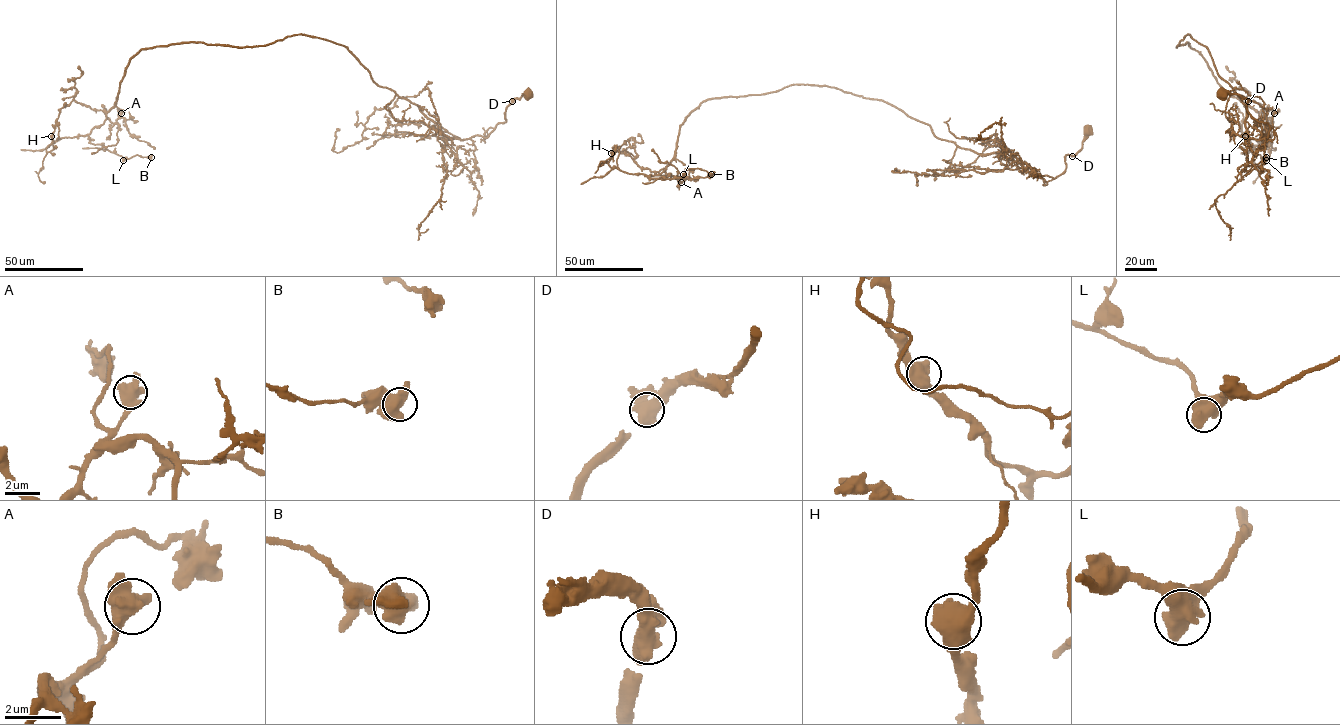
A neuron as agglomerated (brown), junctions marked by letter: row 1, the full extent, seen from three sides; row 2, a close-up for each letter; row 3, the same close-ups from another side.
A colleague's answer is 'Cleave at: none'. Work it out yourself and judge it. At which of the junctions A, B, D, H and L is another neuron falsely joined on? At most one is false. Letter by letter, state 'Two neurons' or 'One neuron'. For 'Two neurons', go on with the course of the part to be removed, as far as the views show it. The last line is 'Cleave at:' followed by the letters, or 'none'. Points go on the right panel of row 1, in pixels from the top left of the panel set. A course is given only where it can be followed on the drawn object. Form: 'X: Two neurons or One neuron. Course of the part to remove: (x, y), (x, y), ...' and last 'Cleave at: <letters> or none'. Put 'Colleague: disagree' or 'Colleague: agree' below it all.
A: One neuron
B: One neuron
D: One neuron
H: One neuron
L: One neuron
Cleave at: none
Colleague: agree

